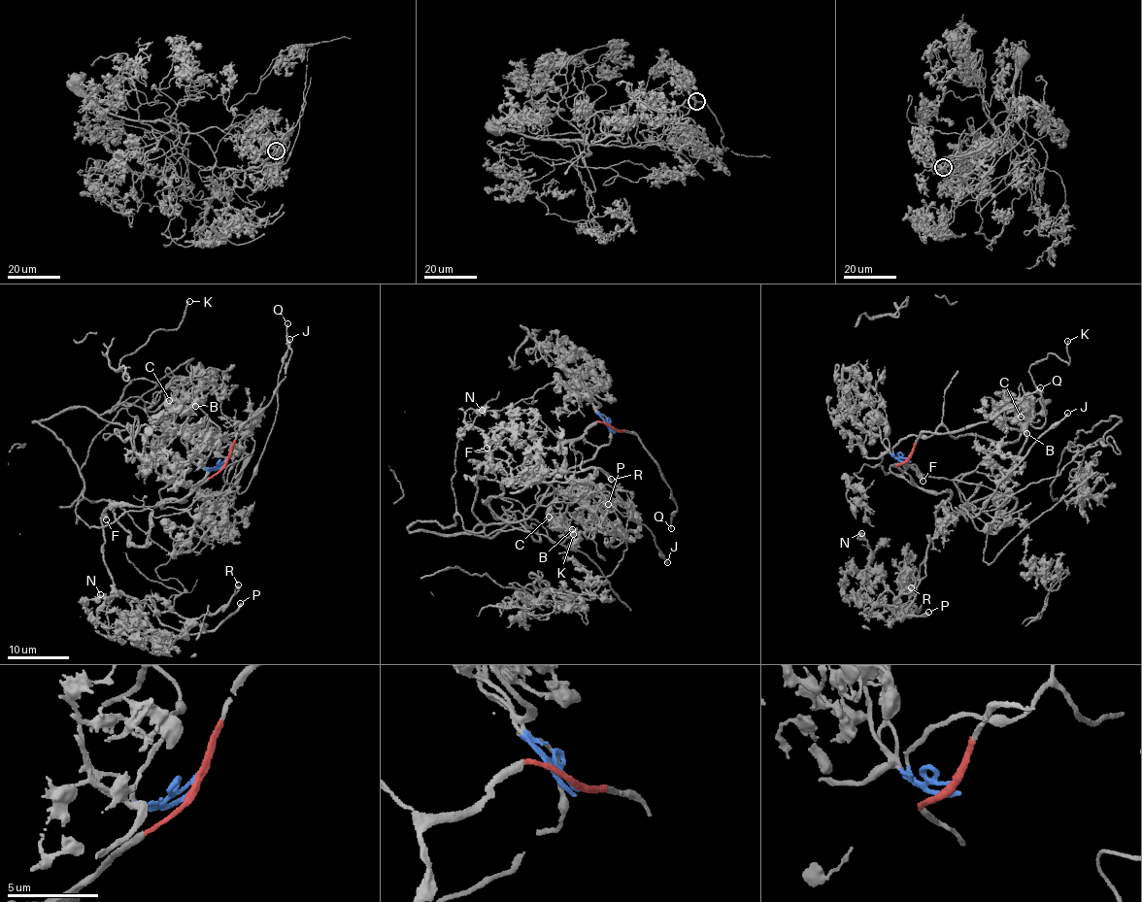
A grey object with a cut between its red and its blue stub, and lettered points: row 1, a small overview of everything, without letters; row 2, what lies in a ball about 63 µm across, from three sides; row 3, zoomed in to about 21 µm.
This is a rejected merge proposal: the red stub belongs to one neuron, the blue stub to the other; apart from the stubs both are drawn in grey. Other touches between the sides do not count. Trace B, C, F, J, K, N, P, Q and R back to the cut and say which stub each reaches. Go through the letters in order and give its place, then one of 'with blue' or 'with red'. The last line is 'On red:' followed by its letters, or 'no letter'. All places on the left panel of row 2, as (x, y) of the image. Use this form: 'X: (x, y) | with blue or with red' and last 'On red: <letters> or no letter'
B: (195, 406) | with blue
C: (169, 400) | with blue
F: (106, 519) | with red
J: (289, 339) | with blue
K: (189, 301) | with blue
N: (100, 594) | with blue
P: (240, 603) | with blue
Q: (287, 323) | with red
R: (238, 584) | with blue
On red: F, Q

